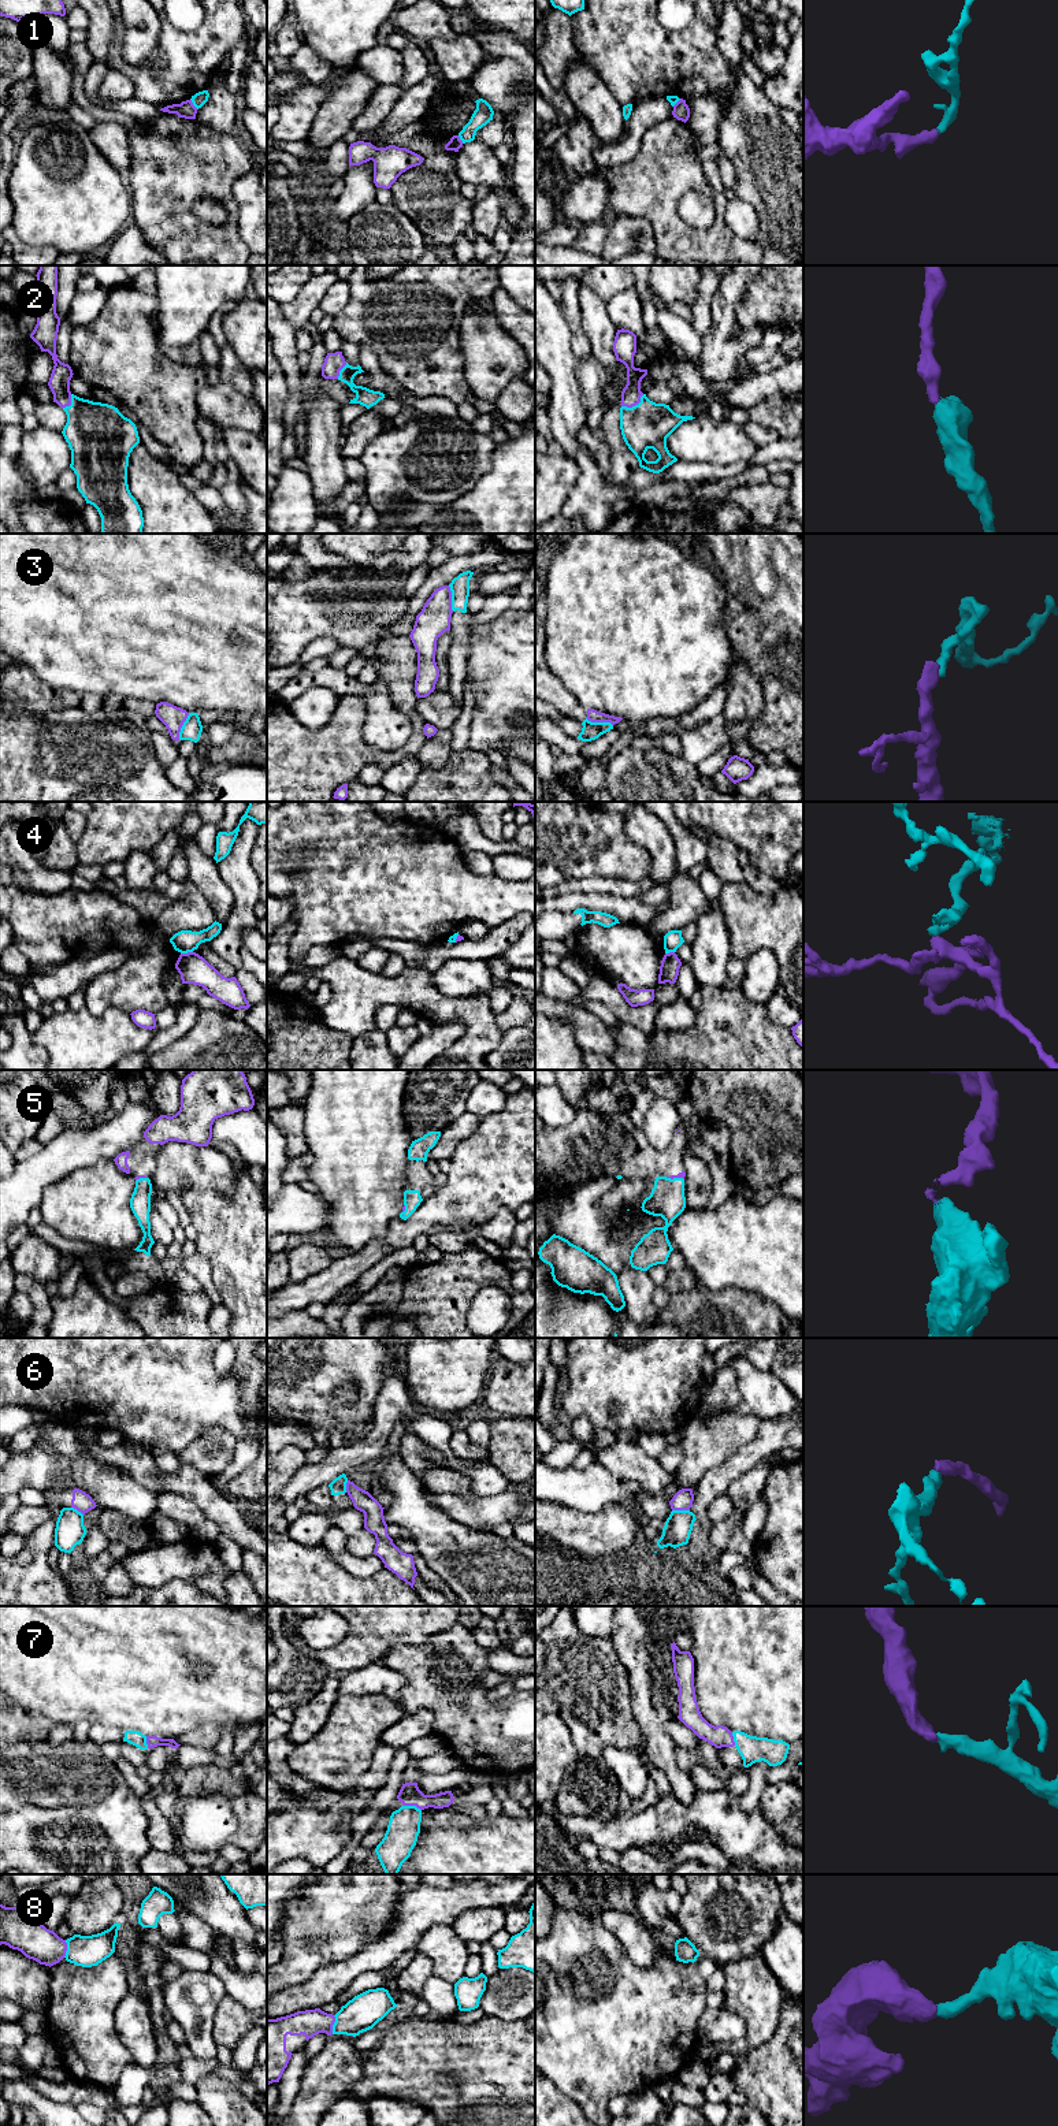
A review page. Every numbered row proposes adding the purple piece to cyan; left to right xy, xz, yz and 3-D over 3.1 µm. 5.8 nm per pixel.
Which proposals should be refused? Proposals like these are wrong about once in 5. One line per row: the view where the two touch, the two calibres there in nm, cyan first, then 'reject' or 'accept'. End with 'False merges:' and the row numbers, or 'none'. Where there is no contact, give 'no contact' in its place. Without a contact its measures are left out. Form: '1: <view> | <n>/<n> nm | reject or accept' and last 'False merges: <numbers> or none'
1: xy | 80/100 nm | reject
2: yz | 280/120 nm | accept
3: xy | 120/140 nm | reject
4: xy | 140/170 nm | reject
5: yz | 200/40 nm | accept
6: yz | 160/110 nm | reject
7: xz | 190/130 nm | accept
8: xz | 200/160 nm | accept
False merges: 1, 3, 4, 6

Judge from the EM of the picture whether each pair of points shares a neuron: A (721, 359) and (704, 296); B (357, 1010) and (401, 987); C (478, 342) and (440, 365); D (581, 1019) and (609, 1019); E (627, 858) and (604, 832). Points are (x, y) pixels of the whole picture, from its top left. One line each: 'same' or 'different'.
A: different
B: same
C: different
D: different
E: same

